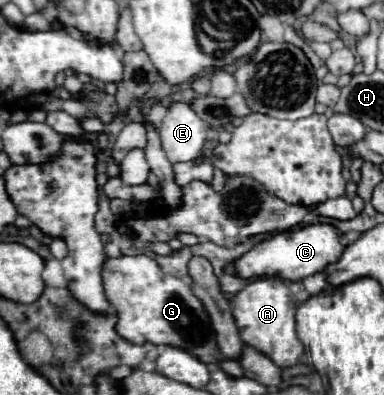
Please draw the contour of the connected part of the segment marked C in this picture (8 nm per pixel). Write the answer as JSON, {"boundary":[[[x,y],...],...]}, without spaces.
{"boundary":[[[330,223],[306,225],[292,231],[282,231],[272,235],[268,241],[254,245],[248,253],[244,253],[234,265],[236,275],[250,277],[280,277],[286,281],[302,281],[312,273],[324,271],[330,263],[336,263],[344,253],[344,245],[340,243],[340,233]]]}

